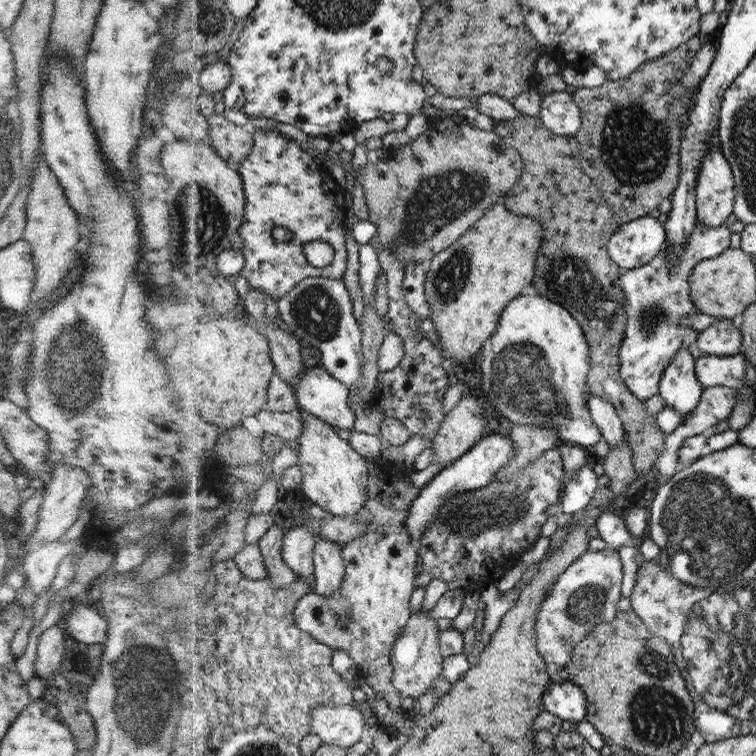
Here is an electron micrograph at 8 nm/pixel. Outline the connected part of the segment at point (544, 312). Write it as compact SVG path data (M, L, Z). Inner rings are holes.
M532 290L520 295L511 301L504 310L504 318L500 318L499 328L489 342L488 348L483 353L480 372L486 404L490 402L498 410L498 414L510 420L514 425L530 424L531 426L545 426L553 428L558 440L563 444L592 446L602 441L602 431L595 425L587 406L589 399L586 388L586 376L591 370L591 349L586 344L583 328L572 316L566 307L554 300L544 298L544 295Z

